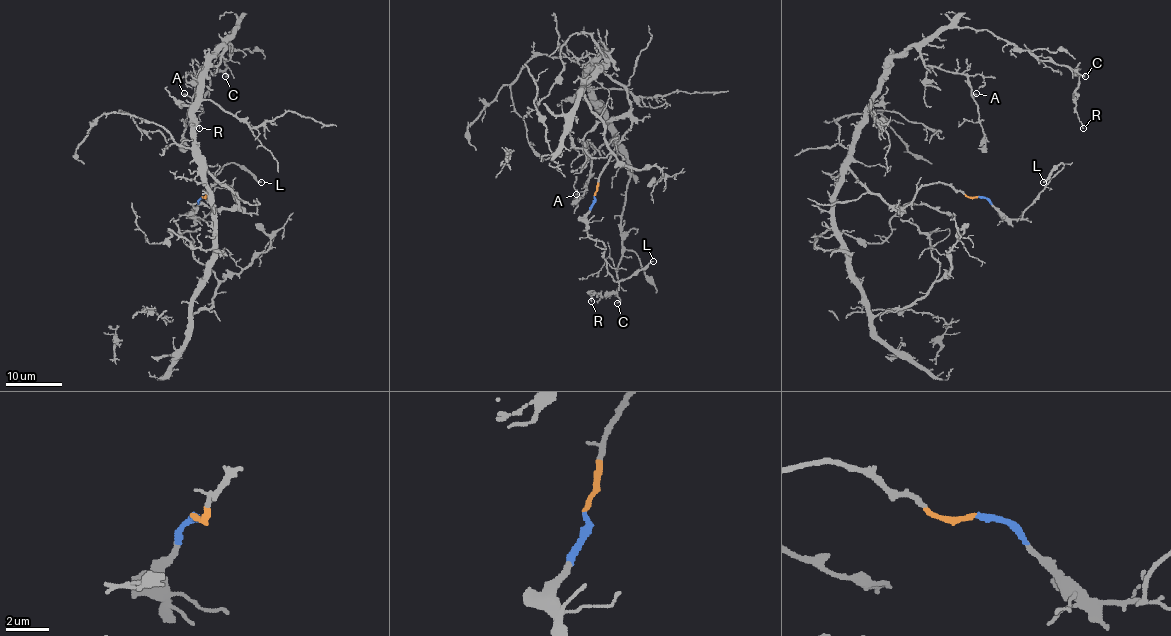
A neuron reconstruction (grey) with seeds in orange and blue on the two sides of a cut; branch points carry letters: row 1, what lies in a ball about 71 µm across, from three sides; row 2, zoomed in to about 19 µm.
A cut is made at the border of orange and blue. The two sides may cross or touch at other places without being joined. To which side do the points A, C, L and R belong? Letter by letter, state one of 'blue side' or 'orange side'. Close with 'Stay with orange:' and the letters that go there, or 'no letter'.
A: orange side
C: orange side
L: blue side
R: orange side
Stay with orange: A, C, R

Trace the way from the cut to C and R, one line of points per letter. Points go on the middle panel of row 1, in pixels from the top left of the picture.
C: (594, 197), (599, 173), (631, 127), (628, 92), (595, 67), (587, 85), (629, 166), (616, 303)
R: (594, 197), (631, 127), (628, 92), (598, 67), (587, 85), (629, 183), (618, 287), (591, 302)

